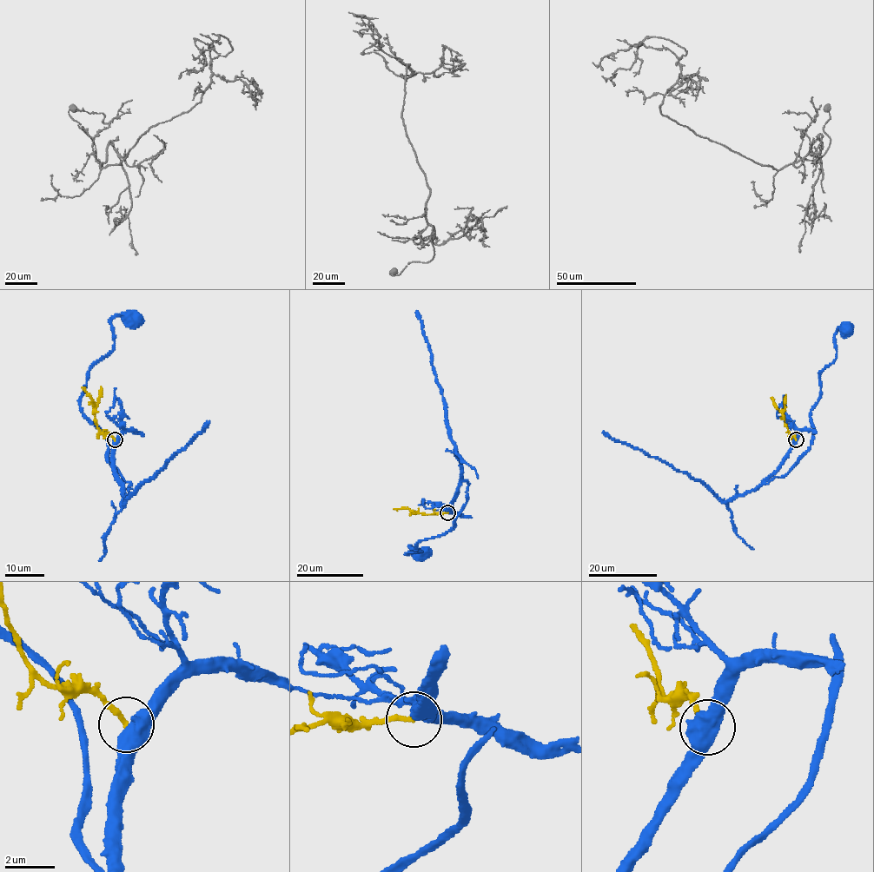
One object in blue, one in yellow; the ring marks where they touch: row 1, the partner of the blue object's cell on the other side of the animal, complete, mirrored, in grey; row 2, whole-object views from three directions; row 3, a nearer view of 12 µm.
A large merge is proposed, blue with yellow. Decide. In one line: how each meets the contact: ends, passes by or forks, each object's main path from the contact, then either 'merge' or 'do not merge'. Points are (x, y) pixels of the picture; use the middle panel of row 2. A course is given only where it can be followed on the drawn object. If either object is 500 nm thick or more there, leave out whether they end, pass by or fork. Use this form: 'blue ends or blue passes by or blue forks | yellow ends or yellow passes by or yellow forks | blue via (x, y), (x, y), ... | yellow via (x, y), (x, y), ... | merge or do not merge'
blue via (448, 512), (460, 485), (467, 482), (466, 501), (453, 528), (409, 548), (420, 551), (406, 553), (425, 553) | yellow via (448, 513), (425, 515), (407, 508), (393, 509) | do not merge

